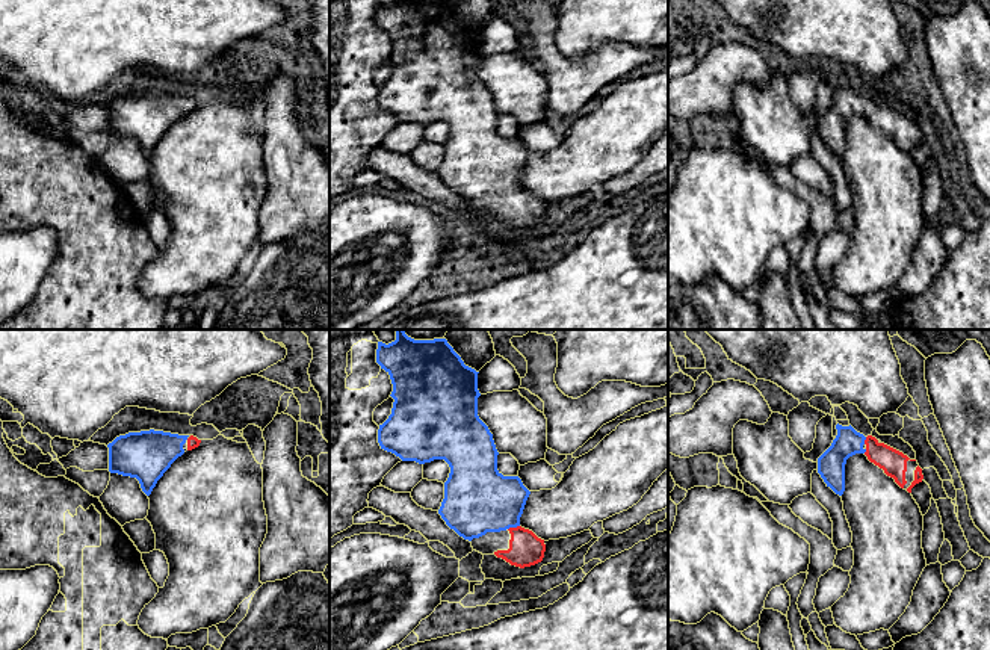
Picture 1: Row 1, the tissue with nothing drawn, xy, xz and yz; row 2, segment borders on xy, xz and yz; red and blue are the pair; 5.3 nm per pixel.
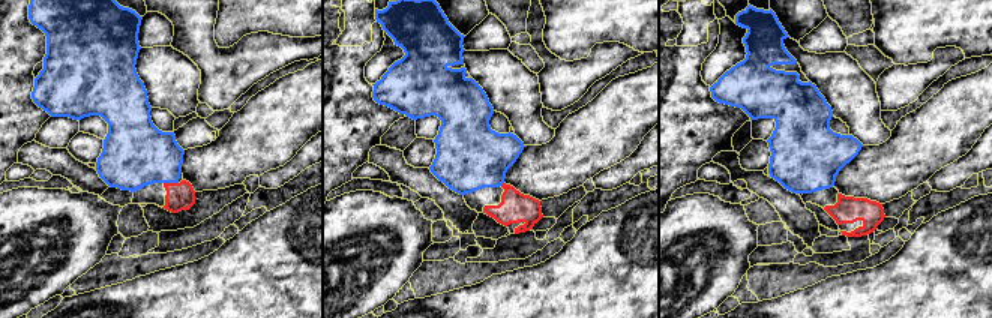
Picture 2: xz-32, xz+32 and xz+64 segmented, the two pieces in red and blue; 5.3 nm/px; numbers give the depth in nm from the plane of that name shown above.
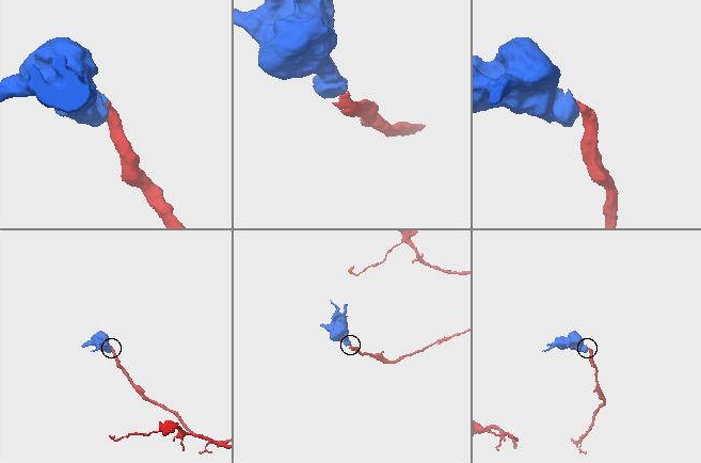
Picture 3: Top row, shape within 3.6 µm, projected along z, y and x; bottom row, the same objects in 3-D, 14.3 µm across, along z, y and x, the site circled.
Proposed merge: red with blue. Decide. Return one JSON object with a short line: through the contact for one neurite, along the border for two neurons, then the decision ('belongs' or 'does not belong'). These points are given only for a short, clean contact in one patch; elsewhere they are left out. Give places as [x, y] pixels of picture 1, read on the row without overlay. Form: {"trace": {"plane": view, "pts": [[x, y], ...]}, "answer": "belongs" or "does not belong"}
{"answer": "belongs"}

